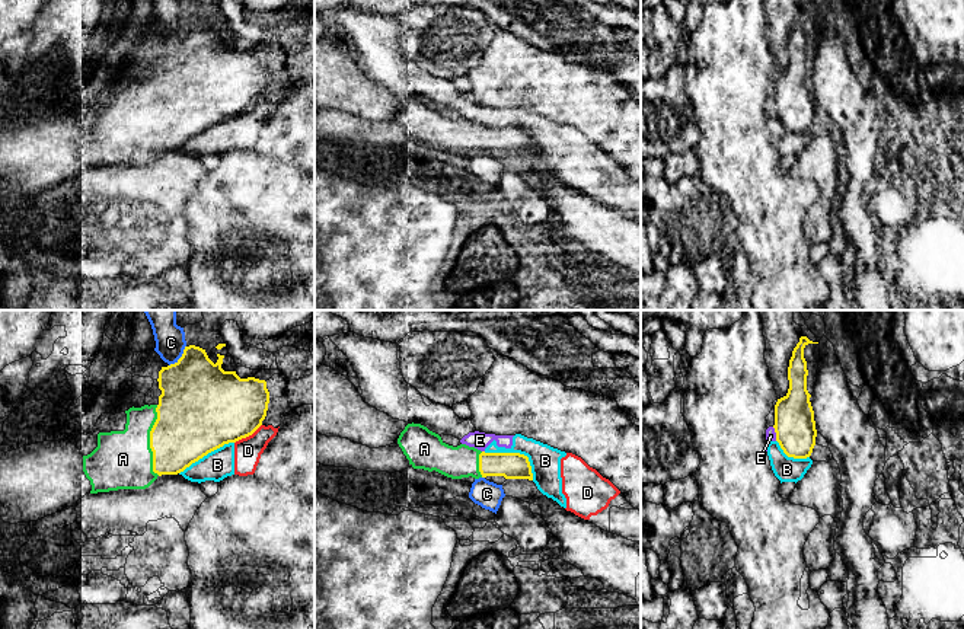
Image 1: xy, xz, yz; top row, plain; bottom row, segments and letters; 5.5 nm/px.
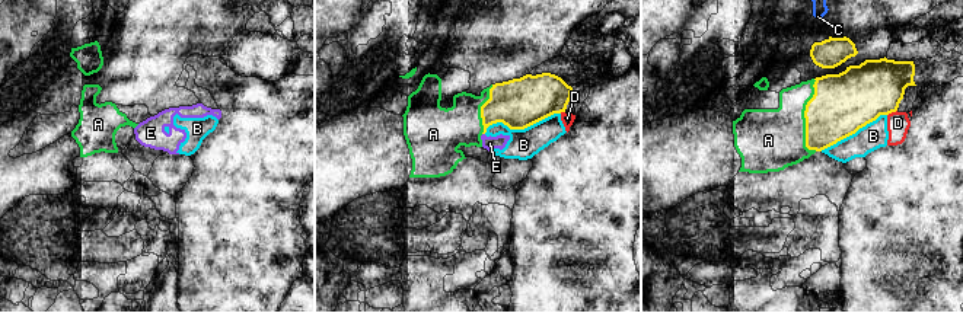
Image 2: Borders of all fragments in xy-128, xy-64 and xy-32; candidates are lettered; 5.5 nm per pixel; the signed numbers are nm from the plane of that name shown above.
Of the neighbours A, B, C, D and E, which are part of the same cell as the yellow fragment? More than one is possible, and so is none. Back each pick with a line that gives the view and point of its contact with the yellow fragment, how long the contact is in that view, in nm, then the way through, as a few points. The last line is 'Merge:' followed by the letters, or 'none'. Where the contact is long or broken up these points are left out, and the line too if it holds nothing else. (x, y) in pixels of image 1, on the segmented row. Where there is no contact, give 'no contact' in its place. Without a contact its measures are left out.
A: xy (150, 441) | 400 nm | across xy (191, 422), (166, 438), (150, 441), (133, 459), (123, 459)
Merge: A

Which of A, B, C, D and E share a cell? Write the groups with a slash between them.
A / B D E / C

